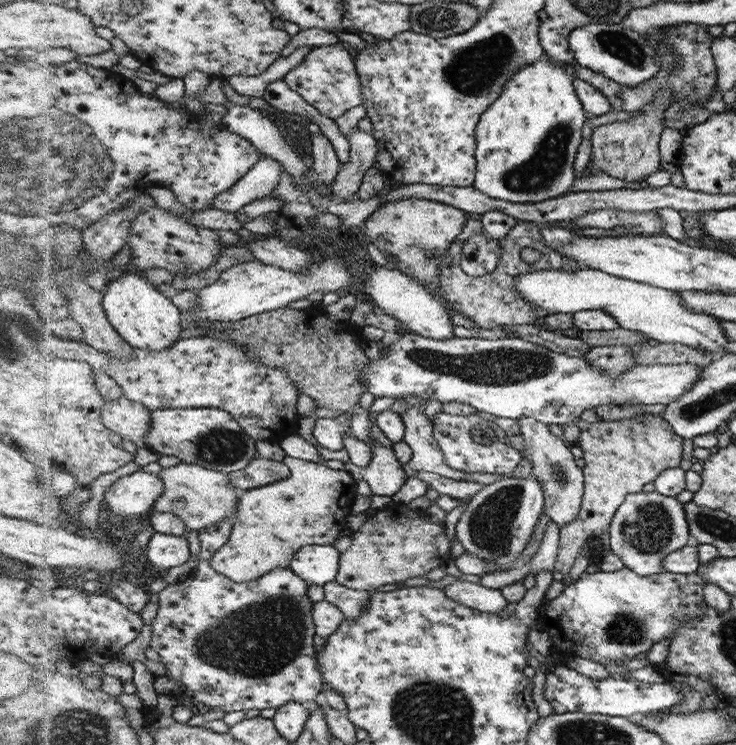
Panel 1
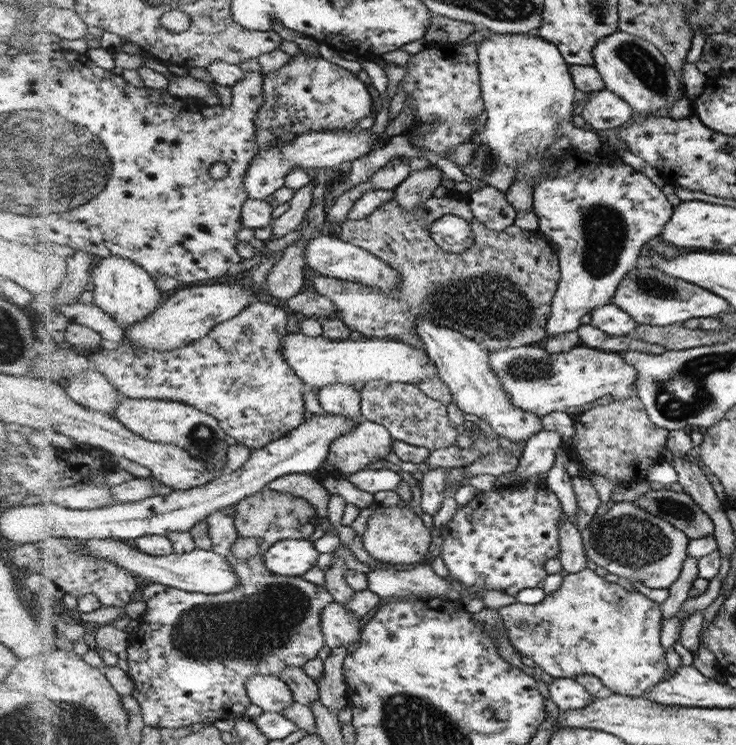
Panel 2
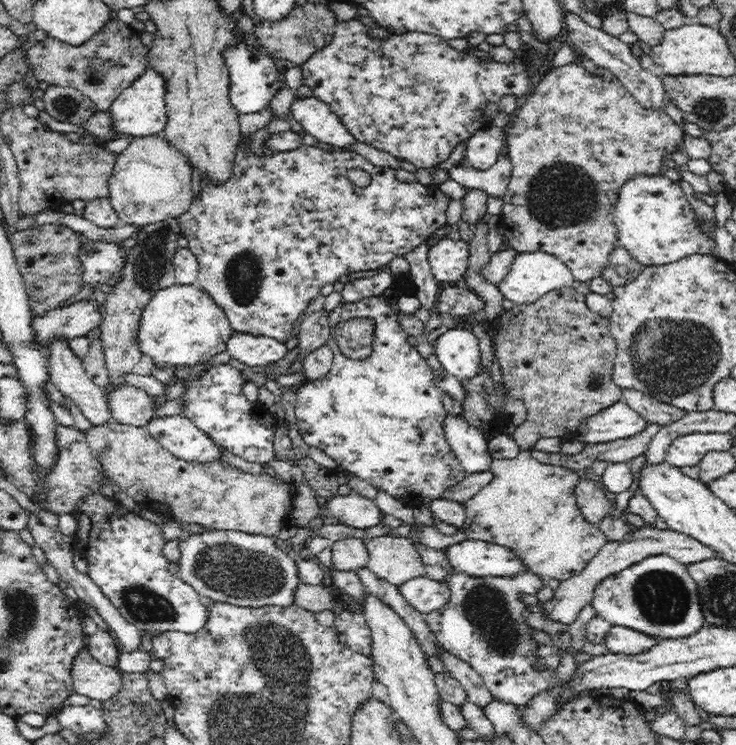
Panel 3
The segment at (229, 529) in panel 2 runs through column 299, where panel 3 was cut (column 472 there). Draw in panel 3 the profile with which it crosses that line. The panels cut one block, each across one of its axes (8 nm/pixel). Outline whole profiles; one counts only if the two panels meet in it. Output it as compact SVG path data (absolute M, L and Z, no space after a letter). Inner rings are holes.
M528 570L514 576L485 577L454 572L447 583L450 600L442 608L429 612L425 619L435 634L438 646L472 665L495 699L526 707L536 696L549 692L554 687L553 669L540 660L542 640L534 636L534 627L530 627L530 620L526 618L526 596L540 592L546 586L546 580Z

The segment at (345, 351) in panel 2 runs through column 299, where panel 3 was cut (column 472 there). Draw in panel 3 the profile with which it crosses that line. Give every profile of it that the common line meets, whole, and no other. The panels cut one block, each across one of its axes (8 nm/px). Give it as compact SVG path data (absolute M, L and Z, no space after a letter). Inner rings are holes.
M452 327L430 338L434 352L444 367L457 379L473 377L481 367L478 337L468 328Z

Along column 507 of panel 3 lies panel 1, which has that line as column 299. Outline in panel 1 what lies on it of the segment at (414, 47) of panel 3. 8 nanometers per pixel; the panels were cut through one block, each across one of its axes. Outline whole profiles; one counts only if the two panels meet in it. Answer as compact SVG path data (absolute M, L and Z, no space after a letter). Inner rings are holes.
M341 39L330 46L312 47L284 80L290 85L290 89L297 92L310 106L314 106L322 116L335 119L344 115L350 108L362 105L364 89L360 88L361 78L358 78L356 70L348 50L342 48Z

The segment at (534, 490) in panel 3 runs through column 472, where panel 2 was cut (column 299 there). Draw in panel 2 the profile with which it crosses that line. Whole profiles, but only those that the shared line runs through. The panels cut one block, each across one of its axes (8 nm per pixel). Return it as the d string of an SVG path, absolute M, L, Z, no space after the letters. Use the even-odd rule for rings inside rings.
M269 488L239 502L236 505L235 520L239 534L260 540L264 553L284 540L307 539L314 534L314 529L318 525L316 509L305 498L294 496L290 492L276 492Z

